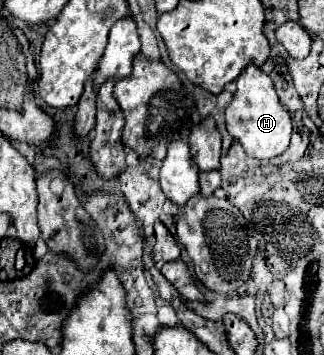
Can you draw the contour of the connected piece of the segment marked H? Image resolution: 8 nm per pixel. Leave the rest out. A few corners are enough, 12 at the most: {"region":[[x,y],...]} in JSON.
{"region":[[249,65],[225,111],[249,157],[289,147],[291,117],[269,75]]}

